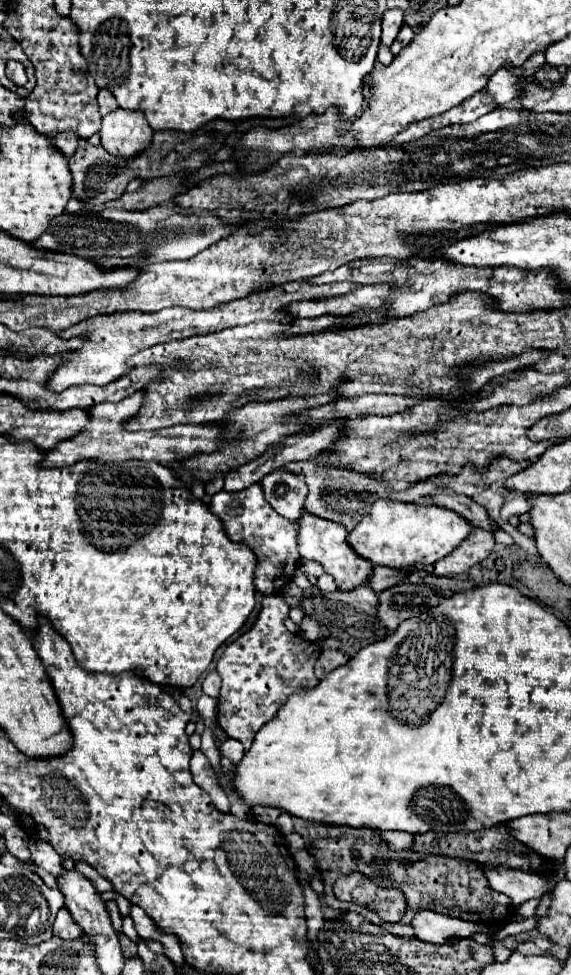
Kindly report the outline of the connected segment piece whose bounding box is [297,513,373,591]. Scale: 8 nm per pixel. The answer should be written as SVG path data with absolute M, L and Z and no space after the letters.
M303 513L303 517L299 519L297 545L299 545L301 557L321 563L325 573L329 573L335 579L337 589L351 591L355 587L367 585L373 565L369 561L363 561L361 557L355 557L355 553L351 553L351 547L345 541L345 537L347 537L347 531L343 529L343 525L335 525L333 521L323 521L321 517L311 517L309 513Z

